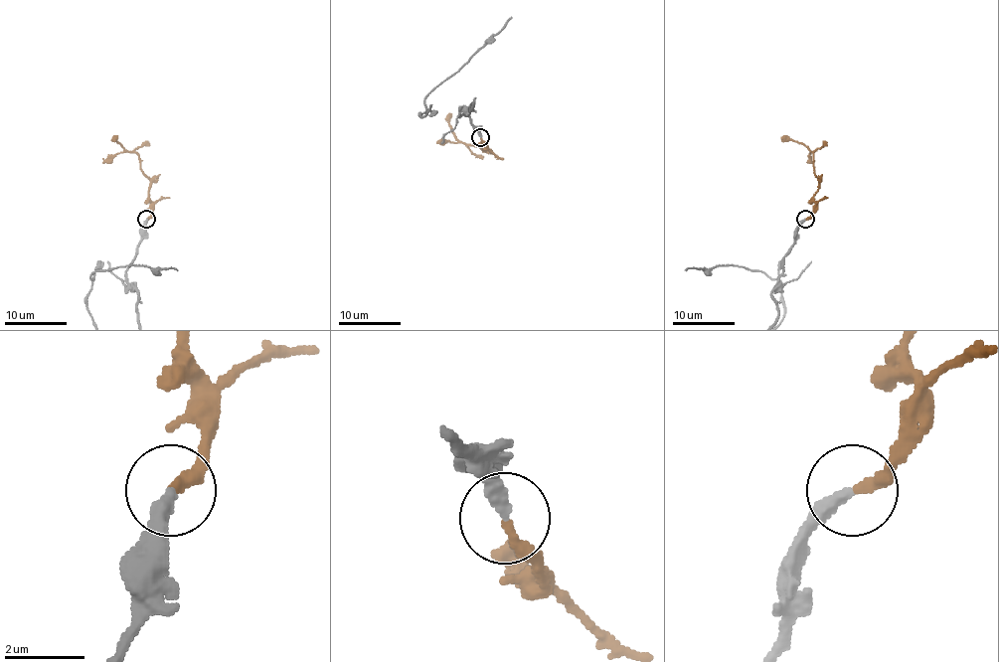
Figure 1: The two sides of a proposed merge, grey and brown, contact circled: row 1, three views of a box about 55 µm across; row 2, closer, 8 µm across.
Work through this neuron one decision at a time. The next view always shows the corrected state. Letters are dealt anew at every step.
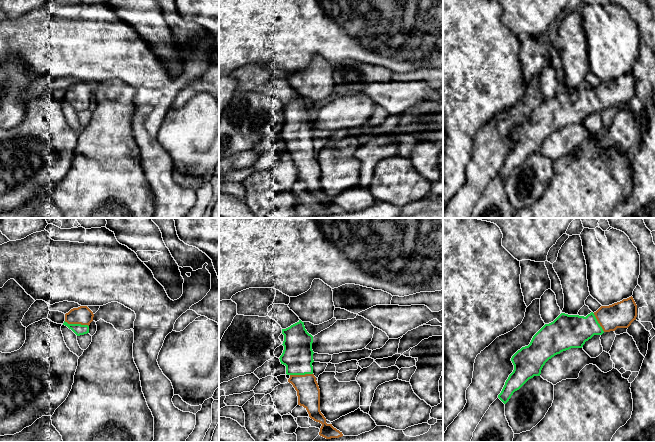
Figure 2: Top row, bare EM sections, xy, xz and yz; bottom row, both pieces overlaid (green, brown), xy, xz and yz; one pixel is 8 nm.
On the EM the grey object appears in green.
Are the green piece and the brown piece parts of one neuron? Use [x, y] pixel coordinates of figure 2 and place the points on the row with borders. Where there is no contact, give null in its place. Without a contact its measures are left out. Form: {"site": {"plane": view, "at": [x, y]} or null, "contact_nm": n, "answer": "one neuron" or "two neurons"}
{"site": {"plane": "xy", "at": [76, 324]}, "contact_nm": 200, "answer": "one neuron"}

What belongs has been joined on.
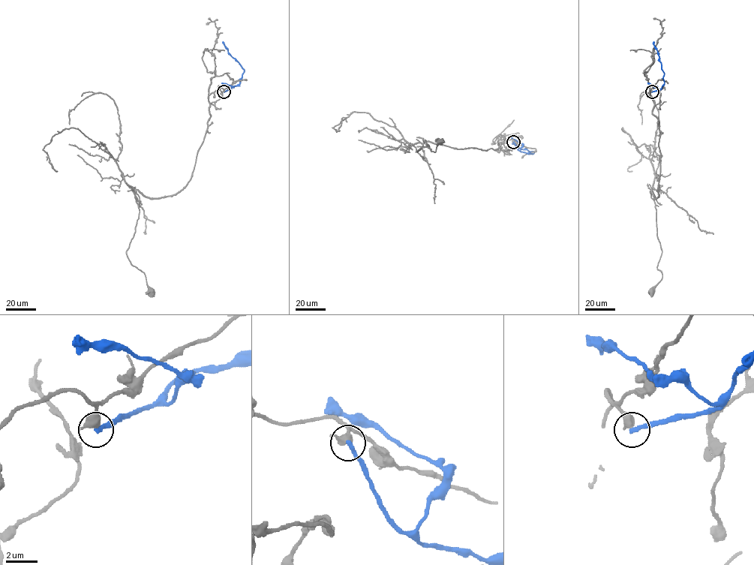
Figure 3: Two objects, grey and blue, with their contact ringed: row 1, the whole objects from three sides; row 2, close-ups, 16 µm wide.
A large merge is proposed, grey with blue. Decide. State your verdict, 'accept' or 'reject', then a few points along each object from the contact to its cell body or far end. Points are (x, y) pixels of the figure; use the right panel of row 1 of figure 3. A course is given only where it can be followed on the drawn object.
reject; grey runs (652, 91), (650, 88), (660, 136), (659, 196), (650, 191), (662, 273), (652, 291); blue runs (652, 91), (660, 90), (664, 83), (664, 73), (653, 41)

